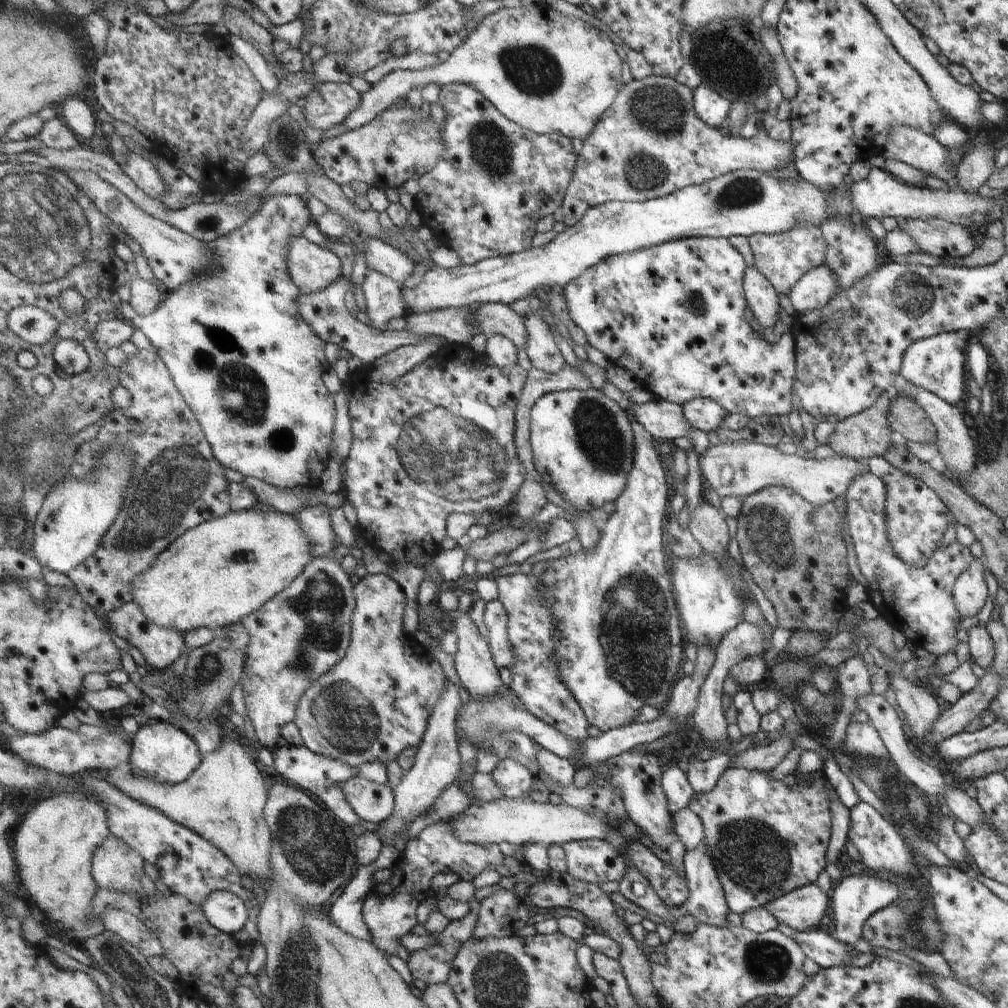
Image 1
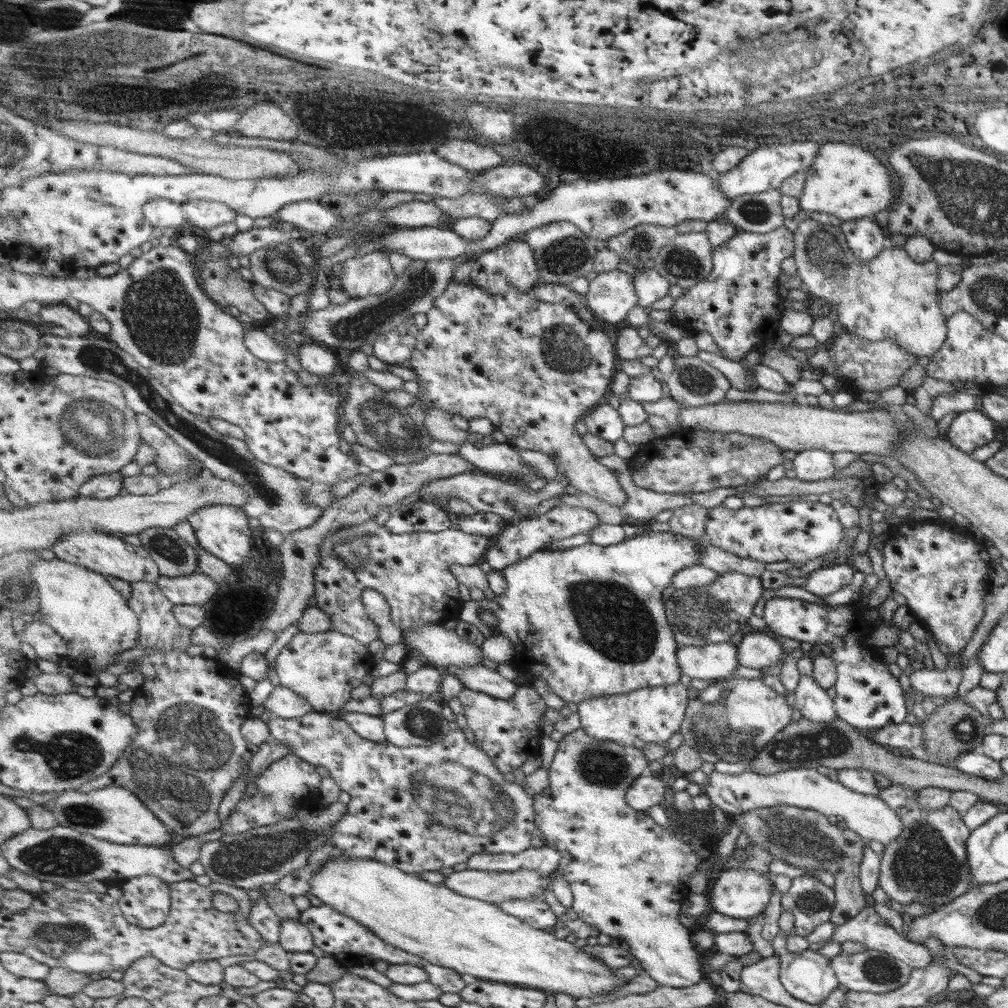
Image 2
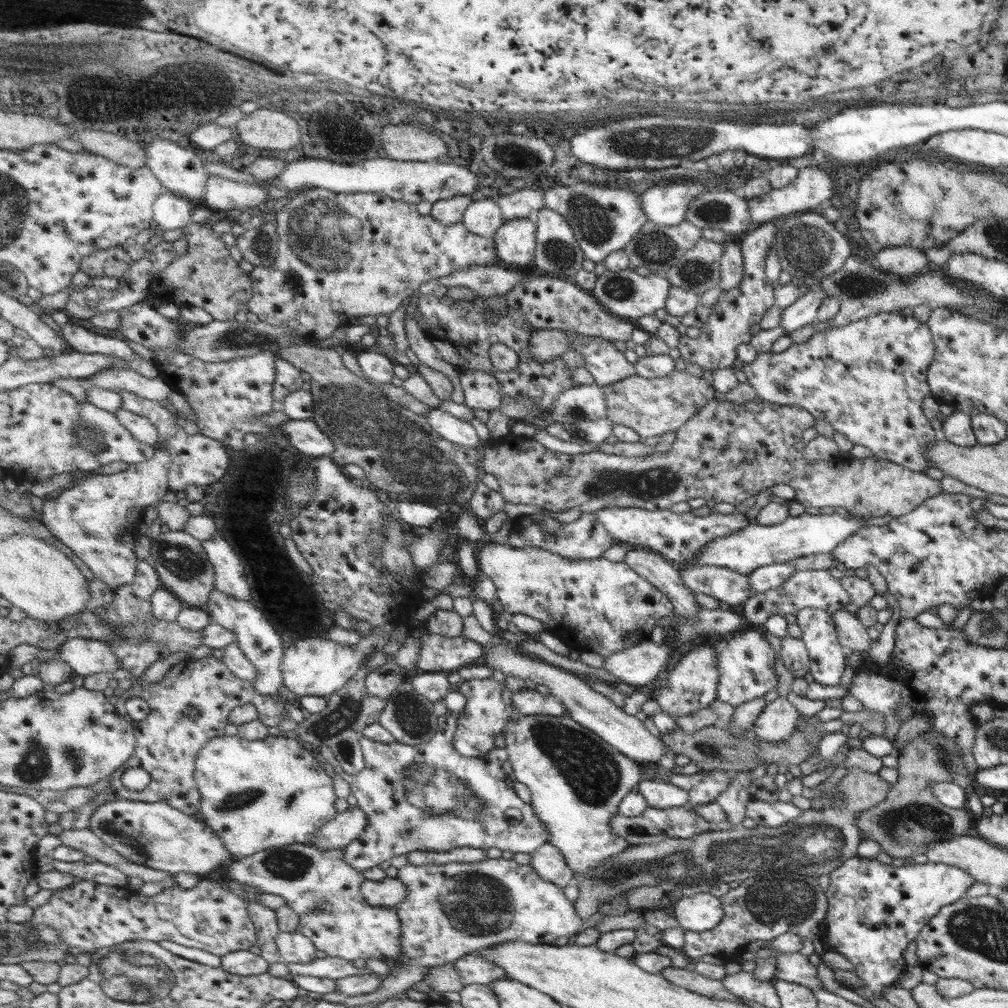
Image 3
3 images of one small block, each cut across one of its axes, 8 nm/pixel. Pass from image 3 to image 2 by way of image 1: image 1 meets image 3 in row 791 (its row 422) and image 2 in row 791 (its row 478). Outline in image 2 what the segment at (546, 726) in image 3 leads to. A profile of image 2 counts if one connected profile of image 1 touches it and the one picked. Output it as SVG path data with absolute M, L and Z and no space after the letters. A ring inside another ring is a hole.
M581 728L573 731L571 734L565 735L558 743L557 752L555 752L553 761L549 766L549 771L547 771L549 787L543 790L543 793L535 794L534 797L536 825L547 841L546 845L549 848L555 848L561 854L561 863L559 863L557 869L571 883L574 894L574 905L571 909L577 912L581 920L594 926L599 932L611 938L627 940L631 944L630 951L633 953L633 956L640 962L642 968L646 970L647 975L653 978L659 985L673 988L688 988L688 986L693 986L701 980L701 966L699 966L697 954L693 950L693 929L687 928L679 922L679 914L681 914L683 901L690 893L687 889L687 880L691 880L691 874L695 870L697 871L697 866L704 867L706 861L701 860L701 854L697 854L697 850L693 850L689 846L687 839L685 840L671 835L663 826L659 826L646 811L638 811L629 805L628 792L631 790L631 786L637 781L637 778L655 774L649 769L649 761L643 749L633 746L623 746L612 741L599 741L591 737L591 735L587 734Z

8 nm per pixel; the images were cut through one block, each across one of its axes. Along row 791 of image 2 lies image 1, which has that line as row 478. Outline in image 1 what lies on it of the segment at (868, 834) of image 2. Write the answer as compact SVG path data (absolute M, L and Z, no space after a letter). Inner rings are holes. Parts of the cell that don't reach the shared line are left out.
M723 441L721 444L715 444L715 446L709 445L708 448L705 448L703 454L697 456L697 463L699 463L699 470L701 471L700 479L705 485L713 488L720 498L730 495L745 497L766 487L784 487L795 492L813 507L831 503L833 498L840 495L844 496L844 490L848 483L852 481L852 478L856 477L857 473L868 471L865 460L837 457L836 455L822 460L805 459L796 454L781 454L776 448L767 447L760 443L732 441Z

